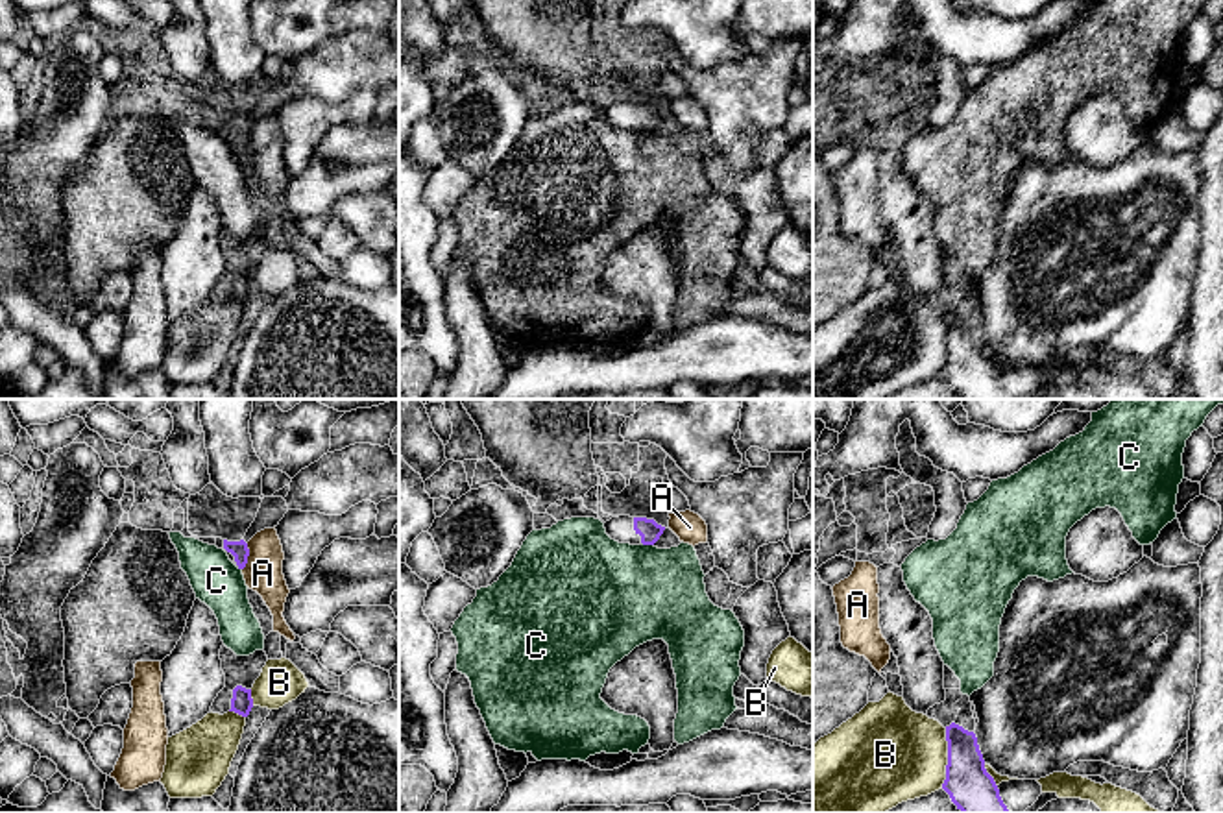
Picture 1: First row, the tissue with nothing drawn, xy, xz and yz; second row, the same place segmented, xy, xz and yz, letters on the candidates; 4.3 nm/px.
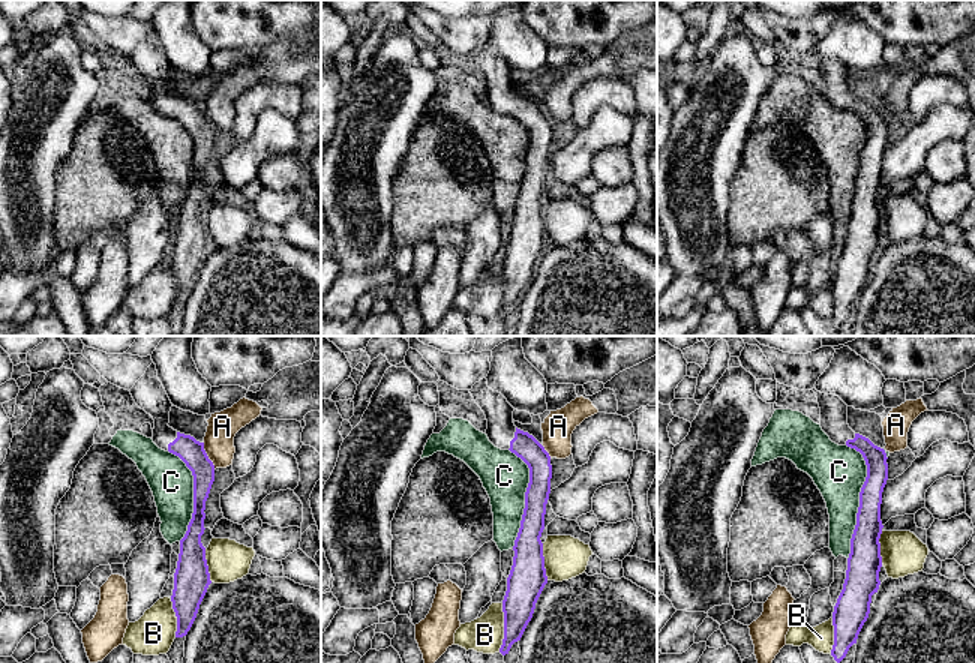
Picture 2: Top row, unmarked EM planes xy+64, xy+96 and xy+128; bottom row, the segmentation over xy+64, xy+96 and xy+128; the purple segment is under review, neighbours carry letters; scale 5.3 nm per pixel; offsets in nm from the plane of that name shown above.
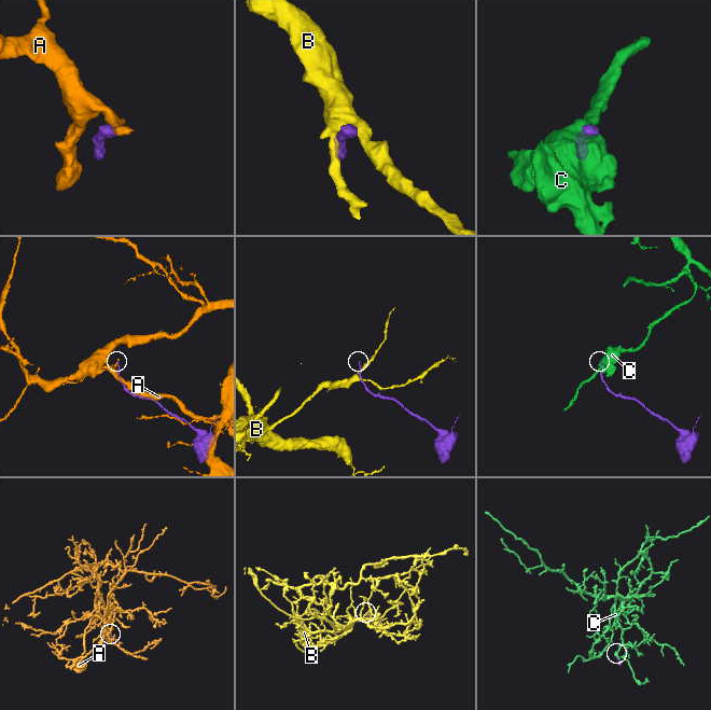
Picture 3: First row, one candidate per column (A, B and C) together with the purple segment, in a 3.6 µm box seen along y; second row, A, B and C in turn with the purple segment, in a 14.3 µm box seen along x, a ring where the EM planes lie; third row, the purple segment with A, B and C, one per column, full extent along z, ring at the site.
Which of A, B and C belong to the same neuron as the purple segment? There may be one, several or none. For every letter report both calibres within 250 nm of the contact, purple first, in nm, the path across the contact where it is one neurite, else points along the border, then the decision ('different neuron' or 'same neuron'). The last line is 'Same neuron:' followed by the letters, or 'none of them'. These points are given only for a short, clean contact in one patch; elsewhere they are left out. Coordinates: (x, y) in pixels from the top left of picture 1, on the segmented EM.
A: 80/170 nm | along xy (248, 544), (248, 562), (242, 570) | different neuron
B: 200/420 nm | different neuron
C: 90/460 nm | different neuron
Same neuron: none of them

